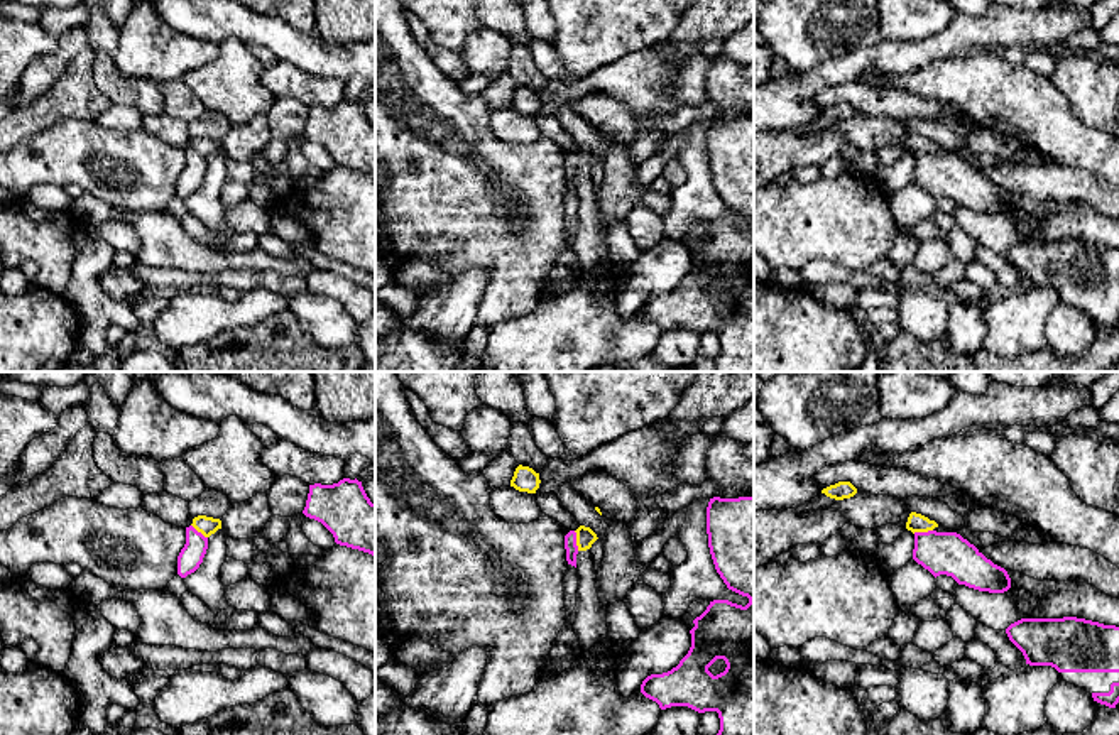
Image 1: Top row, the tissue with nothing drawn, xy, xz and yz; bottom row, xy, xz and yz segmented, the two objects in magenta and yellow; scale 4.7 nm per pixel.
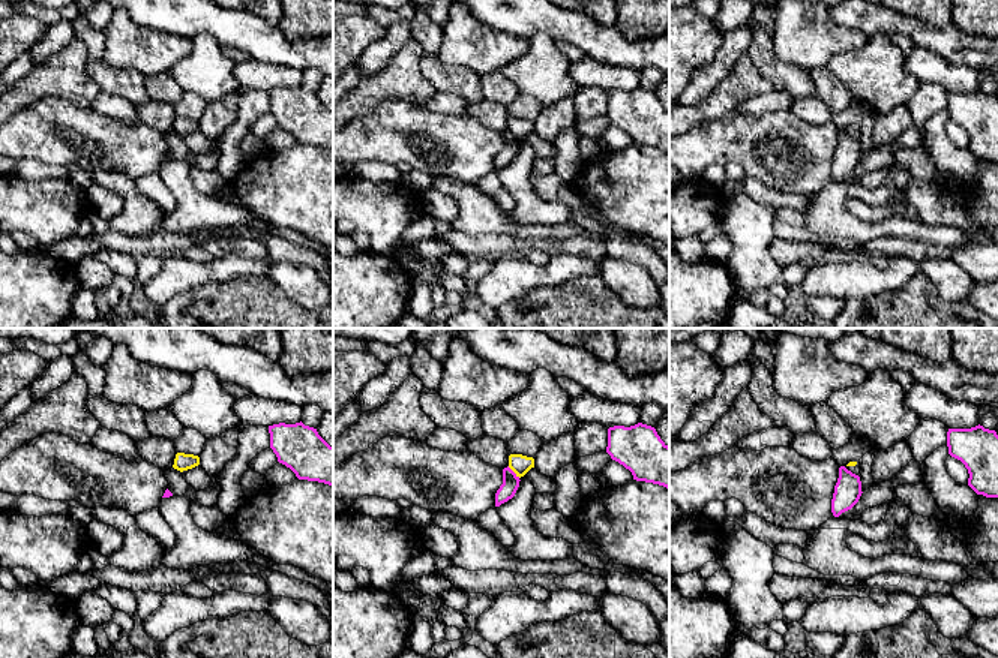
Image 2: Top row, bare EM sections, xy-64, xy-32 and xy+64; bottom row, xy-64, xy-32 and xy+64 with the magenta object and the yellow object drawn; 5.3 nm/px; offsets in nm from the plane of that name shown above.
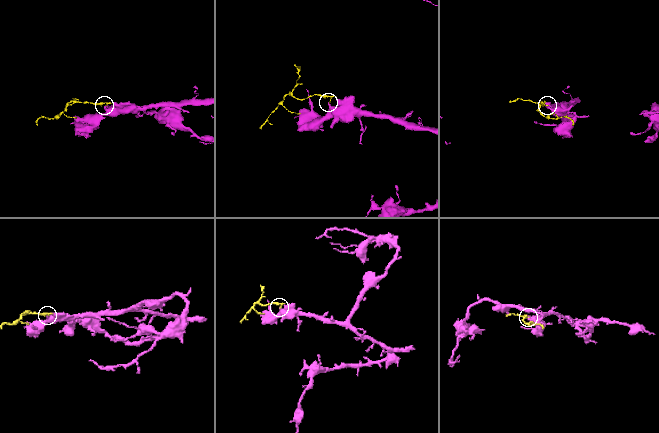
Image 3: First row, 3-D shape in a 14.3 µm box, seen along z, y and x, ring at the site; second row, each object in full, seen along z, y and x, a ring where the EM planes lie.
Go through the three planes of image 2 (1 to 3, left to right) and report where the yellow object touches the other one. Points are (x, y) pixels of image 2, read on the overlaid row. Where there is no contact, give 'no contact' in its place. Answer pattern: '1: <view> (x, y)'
1: no contact
2: xy-32 (512, 471)
3: no contact

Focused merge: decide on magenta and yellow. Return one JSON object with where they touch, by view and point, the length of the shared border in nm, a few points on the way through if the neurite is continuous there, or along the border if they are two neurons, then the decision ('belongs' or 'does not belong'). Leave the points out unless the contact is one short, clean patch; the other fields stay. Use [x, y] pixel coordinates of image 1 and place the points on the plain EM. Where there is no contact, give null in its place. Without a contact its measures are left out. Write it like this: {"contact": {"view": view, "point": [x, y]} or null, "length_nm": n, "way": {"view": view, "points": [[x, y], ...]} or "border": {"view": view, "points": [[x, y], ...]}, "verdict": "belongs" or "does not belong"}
{"contact": {"view": "xz", "point": [575, 163]}, "length_nm": 100, "border": {"view": "xz", "points": [[573, 152], [578, 171]]}, "verdict": "does not belong"}

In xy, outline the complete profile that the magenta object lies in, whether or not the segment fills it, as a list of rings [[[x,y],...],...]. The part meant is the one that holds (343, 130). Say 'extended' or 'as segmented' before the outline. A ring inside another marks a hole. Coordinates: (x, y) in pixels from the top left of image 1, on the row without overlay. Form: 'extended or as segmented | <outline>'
as segmented | [[[357,100],[309,106],[303,135],[321,144],[336,166],[375,177],[375,125]]]

